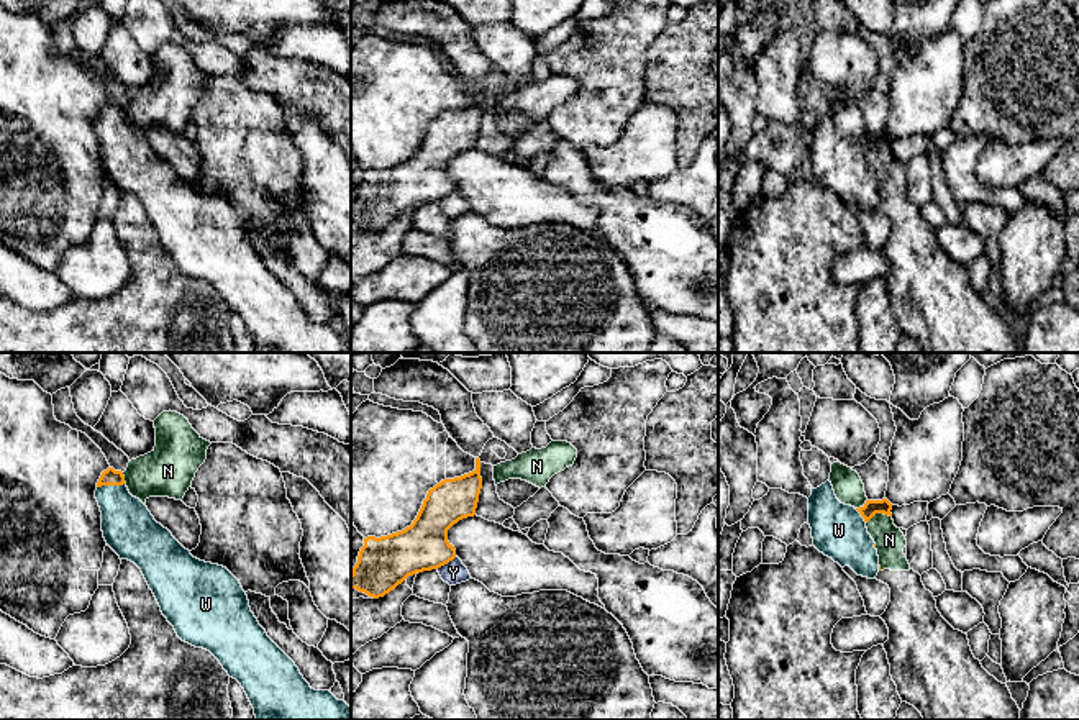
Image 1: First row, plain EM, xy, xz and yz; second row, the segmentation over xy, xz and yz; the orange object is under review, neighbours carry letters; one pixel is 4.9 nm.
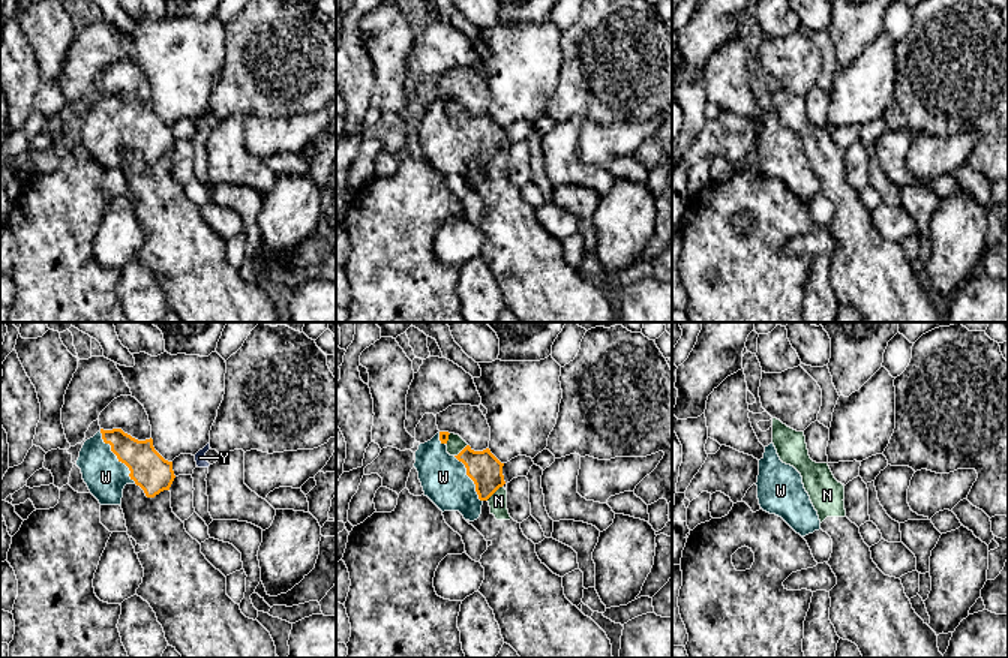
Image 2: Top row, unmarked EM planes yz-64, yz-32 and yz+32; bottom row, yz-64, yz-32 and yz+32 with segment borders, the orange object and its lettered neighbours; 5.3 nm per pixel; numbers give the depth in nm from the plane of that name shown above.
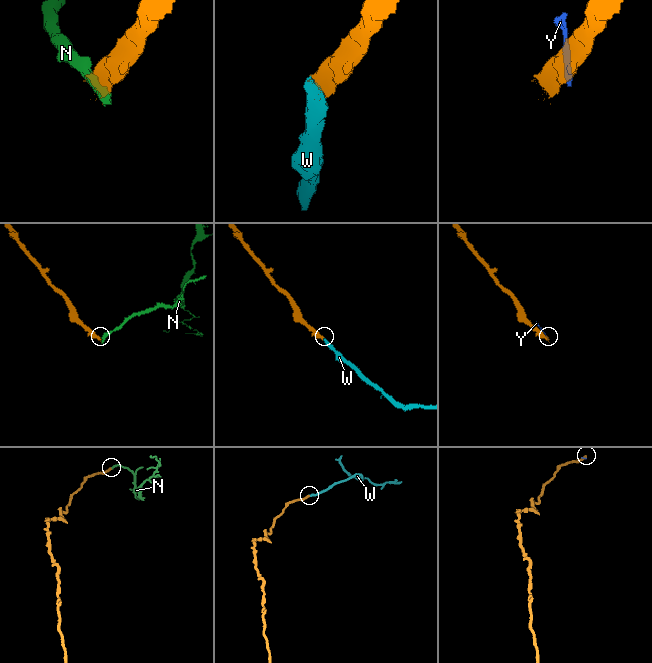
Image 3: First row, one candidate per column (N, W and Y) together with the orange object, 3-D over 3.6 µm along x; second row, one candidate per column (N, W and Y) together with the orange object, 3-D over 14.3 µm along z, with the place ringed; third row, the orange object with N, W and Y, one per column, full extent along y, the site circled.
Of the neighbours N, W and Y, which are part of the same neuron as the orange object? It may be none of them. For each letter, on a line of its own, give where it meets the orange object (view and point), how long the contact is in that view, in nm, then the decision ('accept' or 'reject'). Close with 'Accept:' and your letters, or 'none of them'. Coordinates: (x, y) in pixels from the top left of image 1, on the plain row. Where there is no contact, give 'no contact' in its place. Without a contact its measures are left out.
N: contact yz (878, 145); length 130 nm; reject
W: contact xy (110, 117); length 150 nm; accept
Y: contact xz (446, 195); length 120 nm; reject
Accept: W

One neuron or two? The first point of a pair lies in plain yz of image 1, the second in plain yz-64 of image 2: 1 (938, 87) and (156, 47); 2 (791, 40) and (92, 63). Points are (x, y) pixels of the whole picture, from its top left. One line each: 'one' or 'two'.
1: one
2: two

